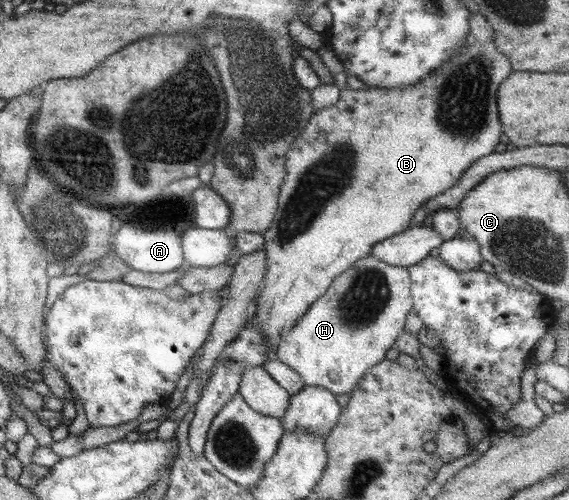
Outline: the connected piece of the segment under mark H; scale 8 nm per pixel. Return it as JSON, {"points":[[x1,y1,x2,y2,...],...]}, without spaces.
{"points":[[374,254,367,255,337,275,326,293,311,303,309,309,292,327,281,333,275,359,297,371,305,385,325,387,336,395,352,394,358,380,363,378,370,367,386,359,386,351,405,330,404,323,410,309,413,309,413,299,407,268,391,266,380,261]]}

